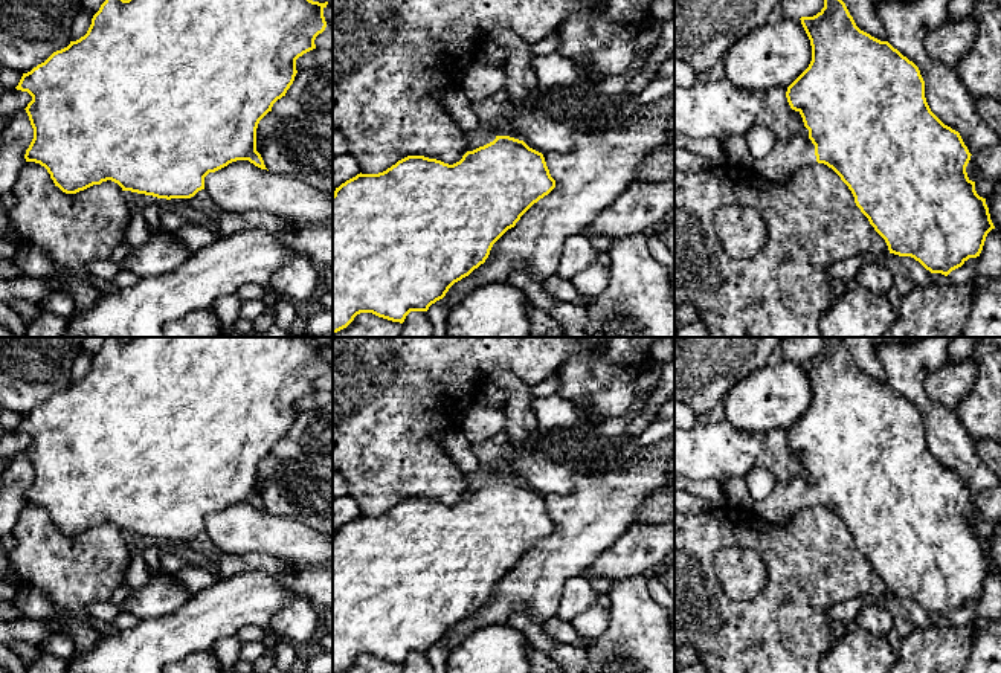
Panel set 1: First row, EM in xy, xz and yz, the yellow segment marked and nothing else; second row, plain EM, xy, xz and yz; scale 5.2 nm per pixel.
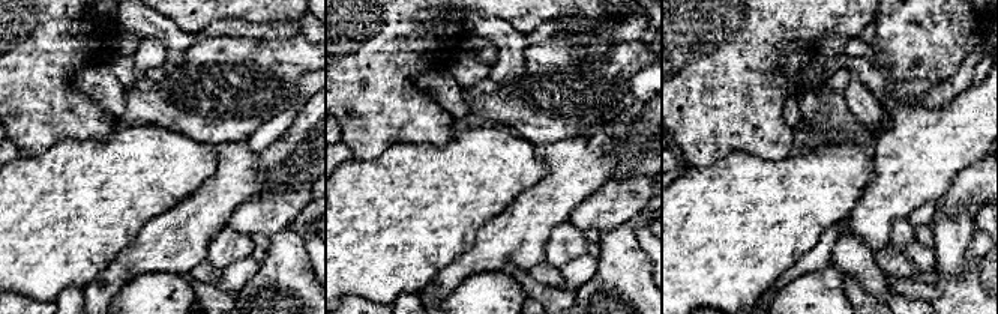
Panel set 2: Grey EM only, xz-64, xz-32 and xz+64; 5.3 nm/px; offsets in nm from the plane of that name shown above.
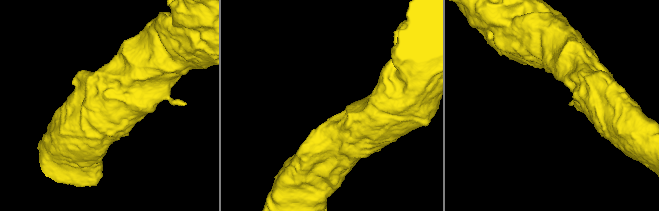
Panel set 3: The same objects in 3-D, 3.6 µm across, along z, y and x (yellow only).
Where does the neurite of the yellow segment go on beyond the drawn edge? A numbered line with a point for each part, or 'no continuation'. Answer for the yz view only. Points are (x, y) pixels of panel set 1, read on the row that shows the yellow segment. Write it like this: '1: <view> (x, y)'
1: yz (786, 157)

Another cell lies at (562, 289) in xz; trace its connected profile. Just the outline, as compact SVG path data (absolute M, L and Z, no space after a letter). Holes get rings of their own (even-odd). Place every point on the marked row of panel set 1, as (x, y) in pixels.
M554 275L548 279L545 279L545 288L557 299L575 304L575 305L587 305L591 301L586 299L578 293L575 285L568 281L560 278L558 275Z

